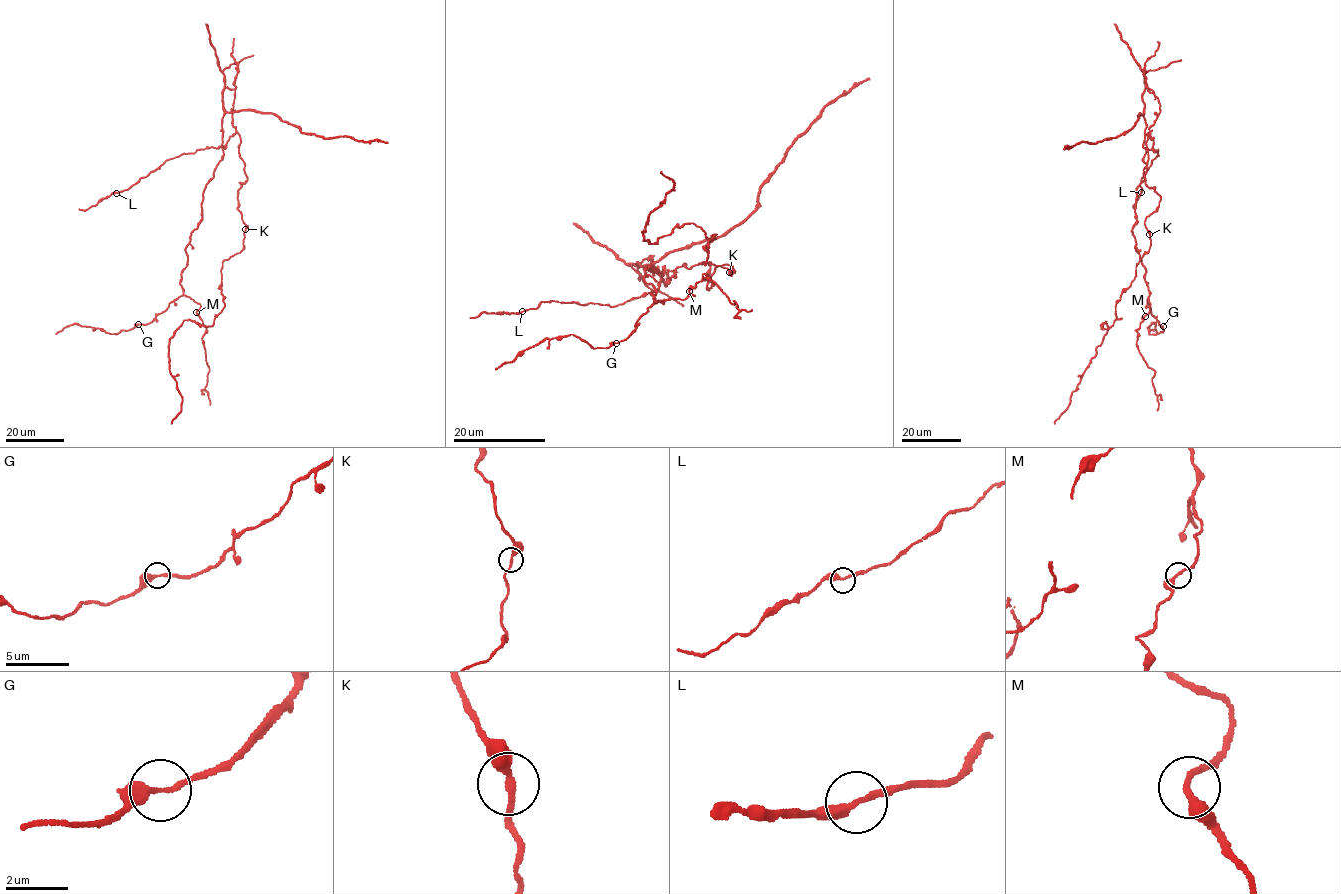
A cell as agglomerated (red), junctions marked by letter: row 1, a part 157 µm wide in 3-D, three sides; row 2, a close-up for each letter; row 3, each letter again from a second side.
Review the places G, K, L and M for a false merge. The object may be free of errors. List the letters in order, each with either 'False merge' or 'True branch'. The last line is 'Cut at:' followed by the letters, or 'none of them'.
G: True branch
K: True branch
L: True branch
M: True branch
Cut at: none of them

